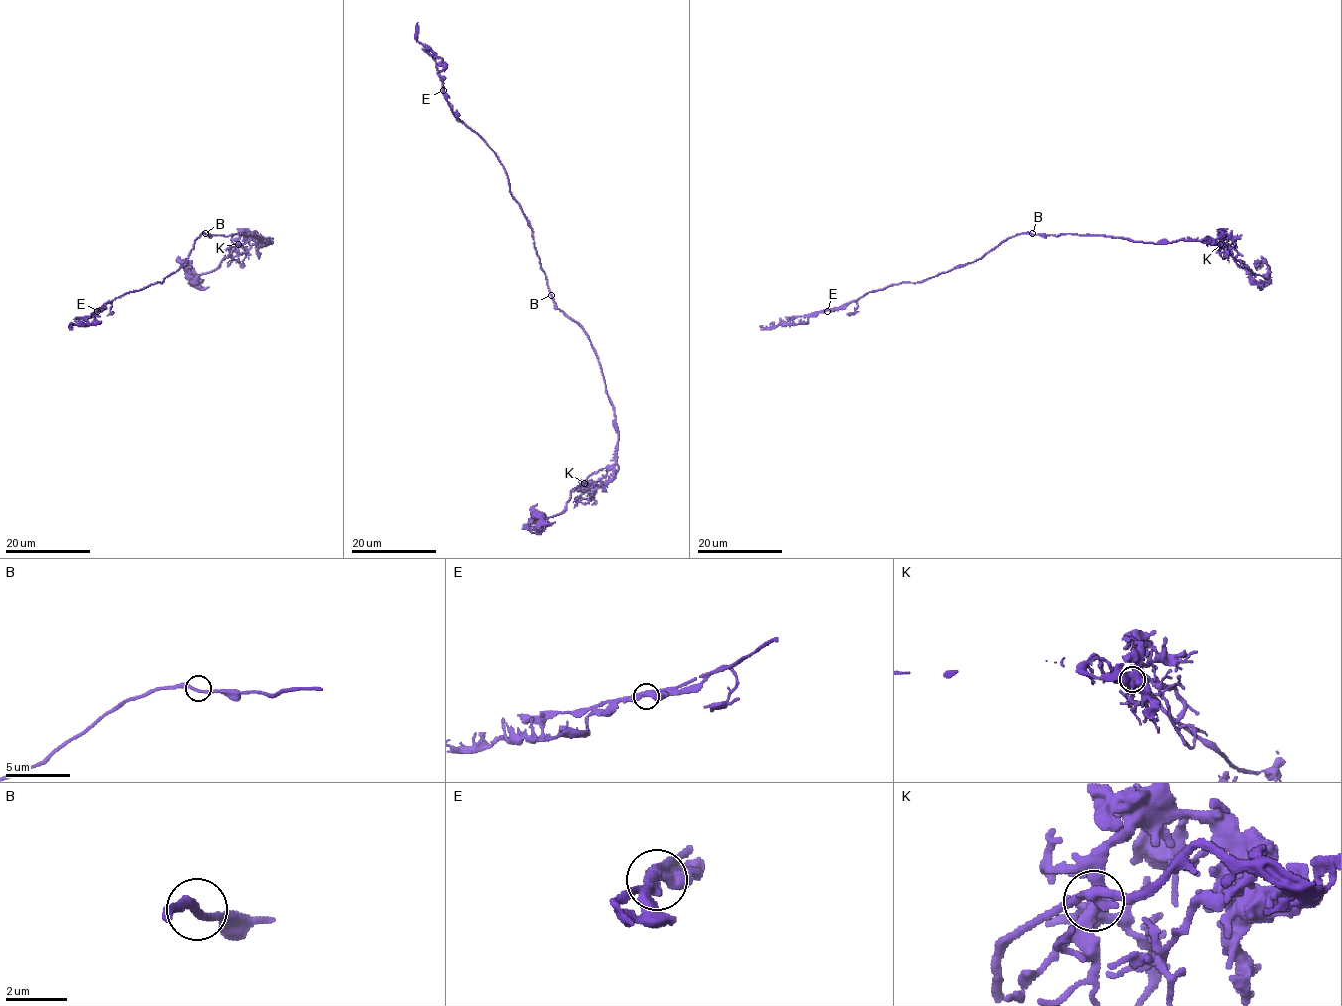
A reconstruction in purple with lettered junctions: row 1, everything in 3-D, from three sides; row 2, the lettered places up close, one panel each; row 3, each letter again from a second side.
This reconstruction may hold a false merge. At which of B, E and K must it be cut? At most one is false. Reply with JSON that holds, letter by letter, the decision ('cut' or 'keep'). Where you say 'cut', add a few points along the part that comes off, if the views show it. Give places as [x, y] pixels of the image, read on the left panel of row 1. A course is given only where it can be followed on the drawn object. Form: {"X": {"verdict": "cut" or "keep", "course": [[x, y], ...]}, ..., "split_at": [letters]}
{"B": {"verdict": "keep"}, "E": {"verdict": "keep"}, "K": {"verdict": "keep"}, "split_at": []}

